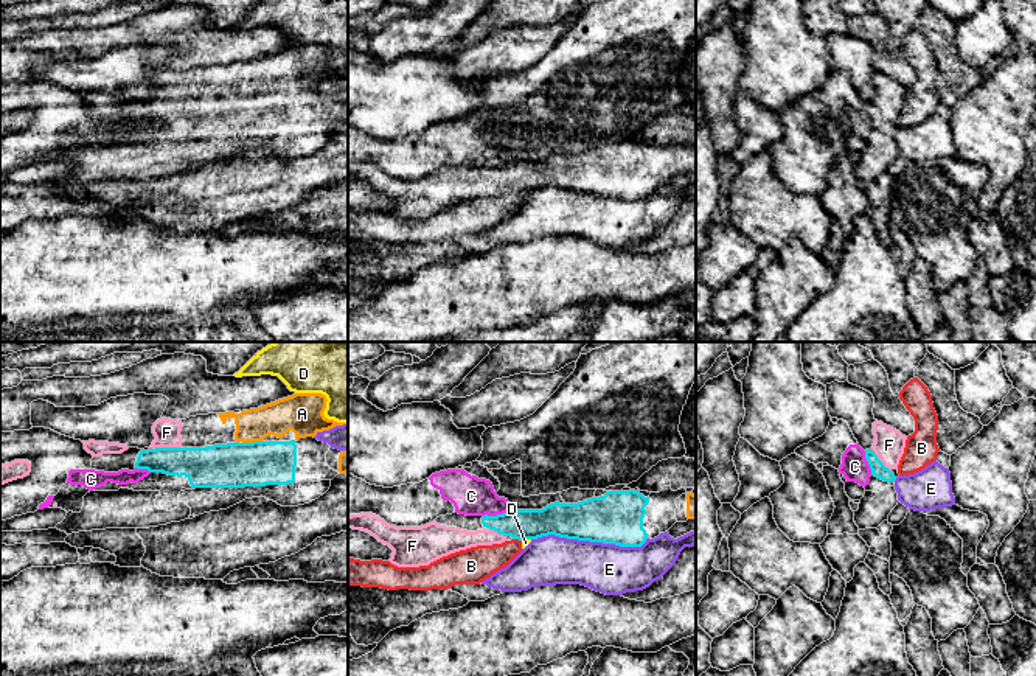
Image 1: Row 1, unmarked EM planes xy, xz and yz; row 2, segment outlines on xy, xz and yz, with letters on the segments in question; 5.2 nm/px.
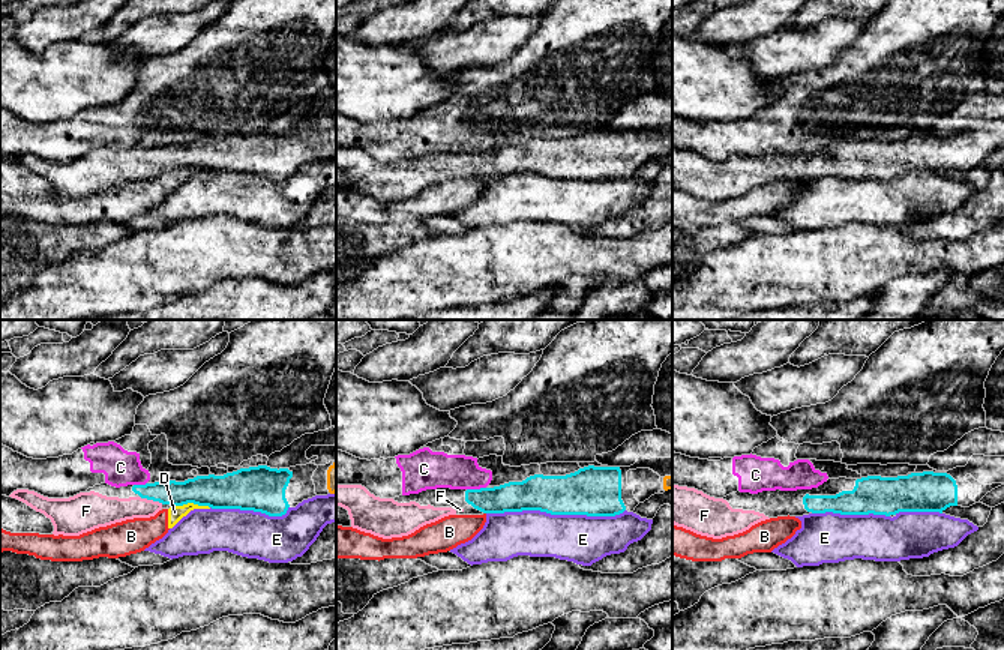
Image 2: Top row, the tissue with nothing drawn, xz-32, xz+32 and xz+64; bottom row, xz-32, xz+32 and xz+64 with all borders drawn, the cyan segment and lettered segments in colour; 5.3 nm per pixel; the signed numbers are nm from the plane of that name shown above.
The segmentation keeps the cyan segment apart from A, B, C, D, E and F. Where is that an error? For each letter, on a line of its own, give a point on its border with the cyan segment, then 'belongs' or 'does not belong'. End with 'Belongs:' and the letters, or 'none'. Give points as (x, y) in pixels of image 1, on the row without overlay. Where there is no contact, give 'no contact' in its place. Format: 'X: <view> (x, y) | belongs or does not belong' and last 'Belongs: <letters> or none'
A: xy (253, 94) | belongs
B: xz (518, 190) | does not belong
C: xz (497, 167) | does not belong
D: xz (525, 190) | does not belong
E: xz (591, 193) | does not belong
F: xy (166, 100) | belongs
Belongs: A, F

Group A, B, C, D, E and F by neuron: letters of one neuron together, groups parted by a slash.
A F / B D / C / E

